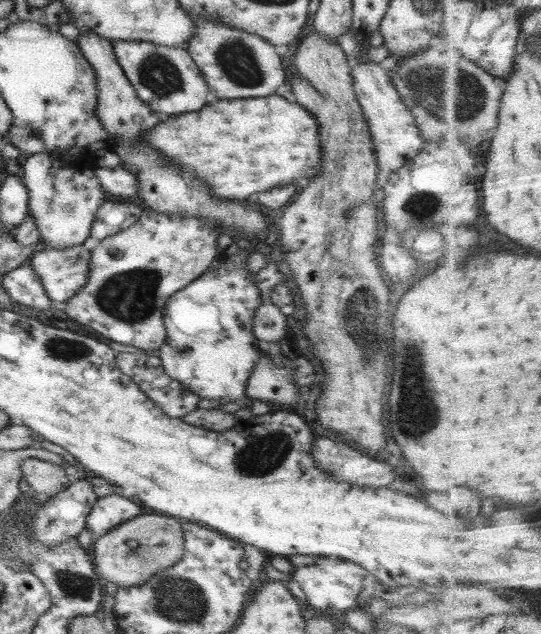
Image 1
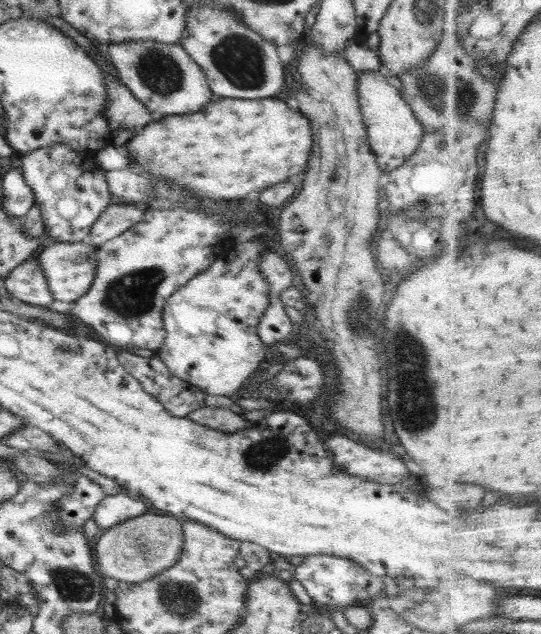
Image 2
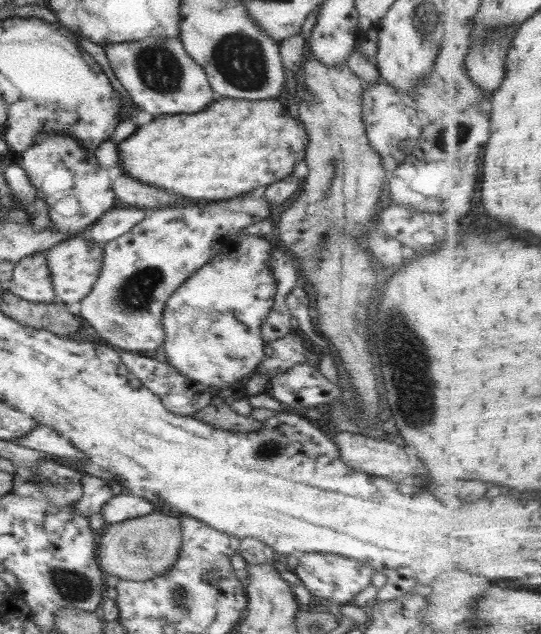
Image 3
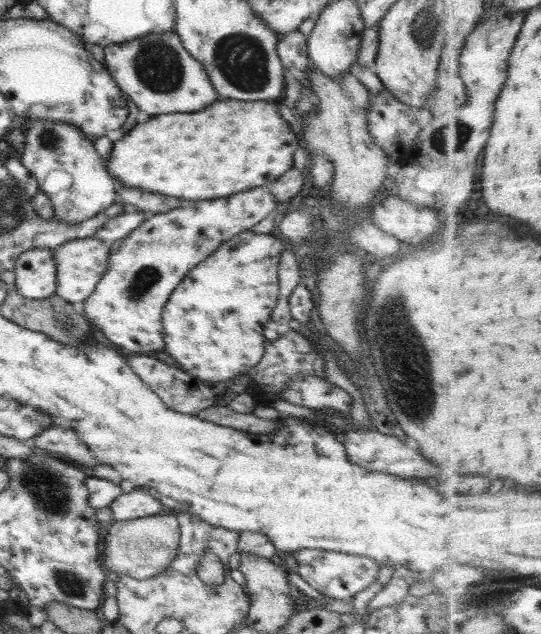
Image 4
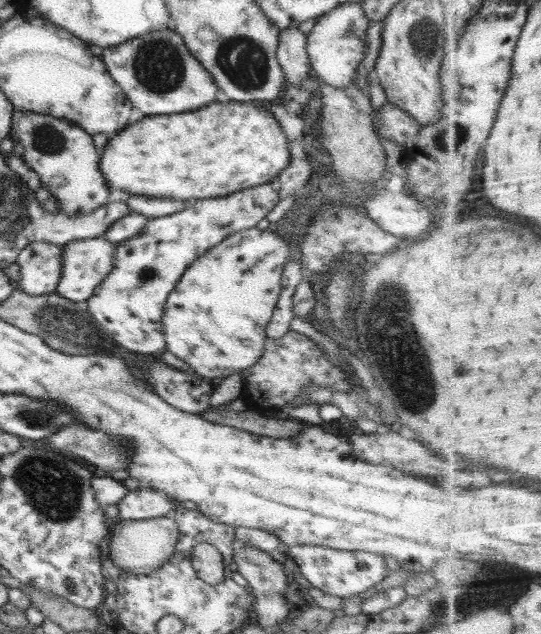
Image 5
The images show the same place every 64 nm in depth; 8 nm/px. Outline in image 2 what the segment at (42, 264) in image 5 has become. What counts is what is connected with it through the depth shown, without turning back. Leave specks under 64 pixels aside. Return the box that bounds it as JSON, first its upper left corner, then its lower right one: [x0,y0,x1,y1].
[4,254,55,307]

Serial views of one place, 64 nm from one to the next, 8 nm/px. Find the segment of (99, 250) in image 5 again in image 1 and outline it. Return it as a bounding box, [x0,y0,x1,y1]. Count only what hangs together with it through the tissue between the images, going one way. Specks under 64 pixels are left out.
[28,244,91,302]

